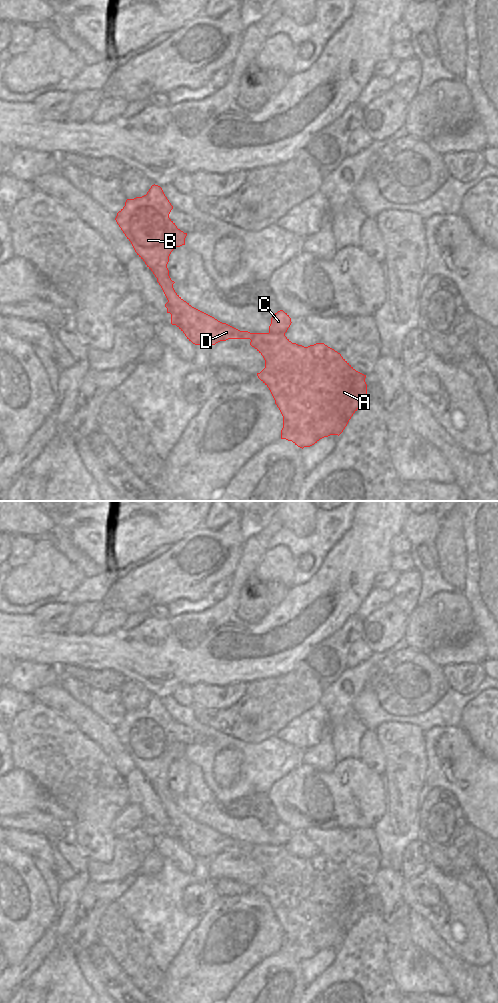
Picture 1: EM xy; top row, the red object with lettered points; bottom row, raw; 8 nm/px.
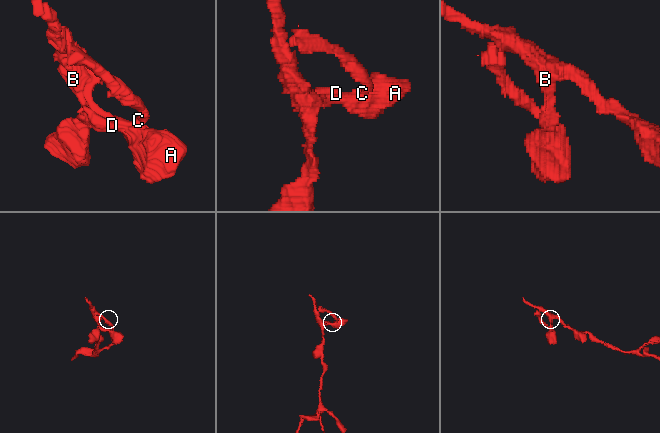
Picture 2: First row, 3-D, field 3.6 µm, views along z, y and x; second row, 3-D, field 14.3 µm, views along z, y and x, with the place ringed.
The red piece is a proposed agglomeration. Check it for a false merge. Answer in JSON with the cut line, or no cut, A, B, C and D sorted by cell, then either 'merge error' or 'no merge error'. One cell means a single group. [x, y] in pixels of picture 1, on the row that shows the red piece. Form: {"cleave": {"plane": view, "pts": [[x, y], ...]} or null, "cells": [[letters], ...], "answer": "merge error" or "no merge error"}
{"cleave": {"plane": "xy", "pts": [[269, 332], [284, 333]]}, "cells": [["A", "B", "D"], ["C"]], "answer": "merge error"}

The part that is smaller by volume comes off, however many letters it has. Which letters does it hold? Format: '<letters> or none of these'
C

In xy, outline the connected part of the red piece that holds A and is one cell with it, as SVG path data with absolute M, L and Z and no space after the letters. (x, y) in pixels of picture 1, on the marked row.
M152 185L146 195L127 199L125 206L117 213L115 218L117 224L131 242L137 255L145 262L147 267L157 278L168 302L165 304L167 313L171 314L171 324L176 325L195 345L215 345L220 341L228 339L250 339L250 345L254 347L264 358L265 368L257 373L258 378L269 388L275 404L283 416L283 428L281 439L292 441L300 448L310 447L320 439L330 435L340 435L353 414L359 409L367 397L366 375L356 371L342 356L334 349L324 343L316 343L308 347L292 343L285 333L250 333L240 331L226 323L222 323L214 317L192 307L184 301L174 290L174 281L169 276L167 264L171 252L185 245L187 233L177 228L169 218L173 206L165 196L162 188Z

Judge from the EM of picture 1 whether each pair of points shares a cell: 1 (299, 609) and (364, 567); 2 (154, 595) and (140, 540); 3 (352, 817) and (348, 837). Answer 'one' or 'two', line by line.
1: one
2: two
3: two

